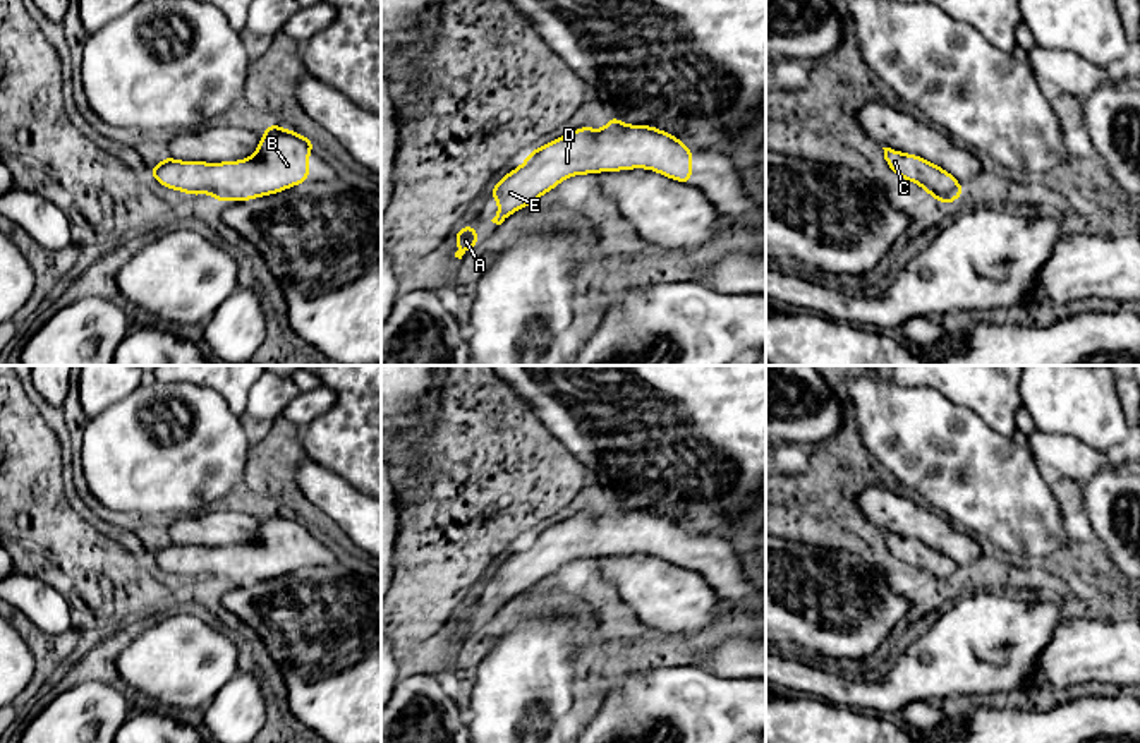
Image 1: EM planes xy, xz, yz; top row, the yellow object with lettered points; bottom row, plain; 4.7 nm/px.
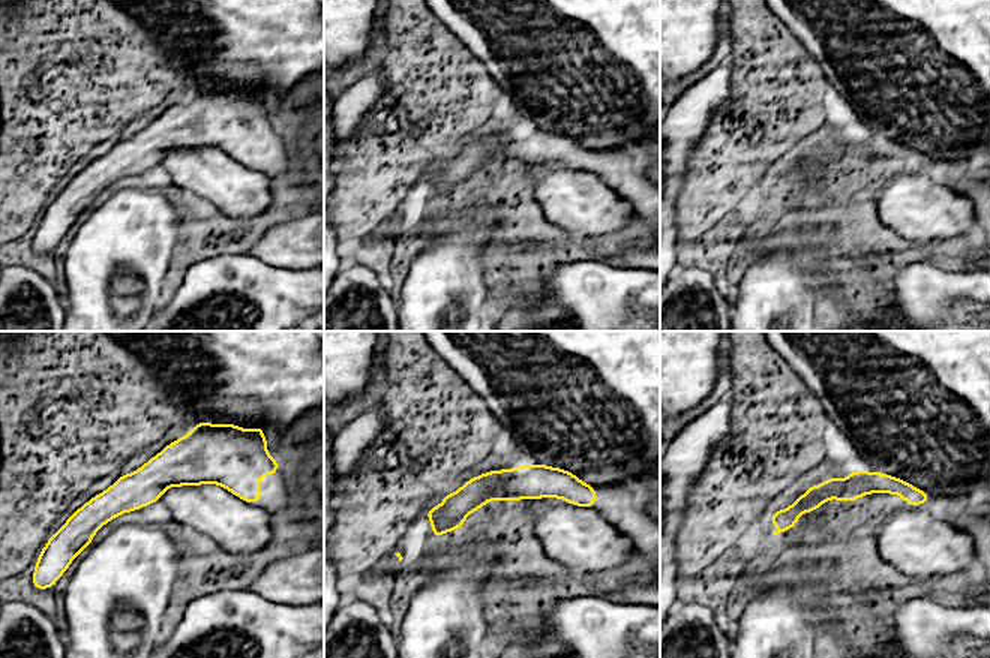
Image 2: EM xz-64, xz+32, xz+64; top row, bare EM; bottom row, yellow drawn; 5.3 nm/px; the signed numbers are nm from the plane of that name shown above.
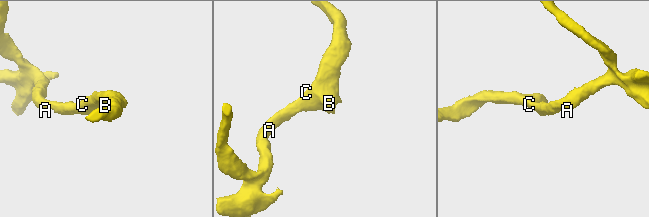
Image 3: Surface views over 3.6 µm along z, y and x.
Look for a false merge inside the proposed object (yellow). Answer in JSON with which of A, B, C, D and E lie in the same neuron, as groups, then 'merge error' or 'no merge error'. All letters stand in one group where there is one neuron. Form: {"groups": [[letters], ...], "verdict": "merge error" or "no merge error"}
{"groups": [["A", "B", "C", "D", "E"]], "verdict": "no merge error"}

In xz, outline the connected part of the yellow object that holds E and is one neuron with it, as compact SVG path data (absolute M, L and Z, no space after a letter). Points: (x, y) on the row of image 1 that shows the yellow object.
M616 115L601 130L582 125L532 149L518 168L489 189L491 199L500 202L491 221L501 225L568 177L630 168L654 170L671 180L692 184L692 149L661 129L622 124Z

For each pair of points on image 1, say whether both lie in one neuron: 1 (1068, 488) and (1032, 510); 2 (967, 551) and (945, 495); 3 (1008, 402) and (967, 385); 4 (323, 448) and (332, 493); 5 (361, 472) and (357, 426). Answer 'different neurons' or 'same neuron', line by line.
1: different neurons
2: different neurons
3: same neuron
4: different neurons
5: same neuron

